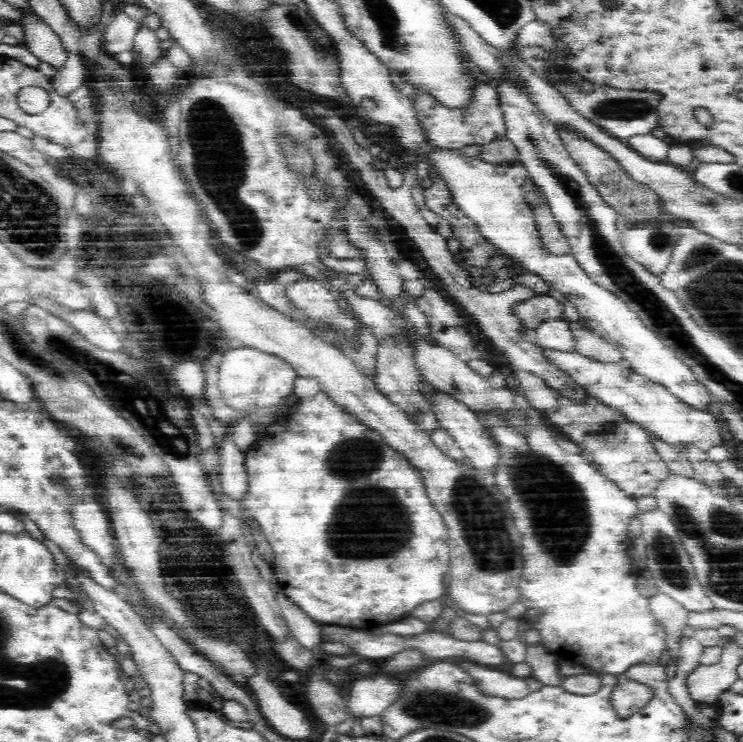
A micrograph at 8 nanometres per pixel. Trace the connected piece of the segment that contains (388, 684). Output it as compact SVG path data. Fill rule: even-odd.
M386 674L360 676L352 682L347 707L356 718L379 715L399 696L400 688L397 680Z

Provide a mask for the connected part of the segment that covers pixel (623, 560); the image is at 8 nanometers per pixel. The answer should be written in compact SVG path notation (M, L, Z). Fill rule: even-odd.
M515 404L510 409L488 409L488 408L478 408L474 410L484 433L487 438L496 445L498 449L498 458L496 458L496 469L495 469L495 485L499 488L500 494L506 497L506 502L510 512L513 516L514 526L518 529L520 533L520 540L522 541L522 574L518 578L518 588L519 594L521 596L520 604L526 610L524 614L524 619L528 620L533 628L536 629L540 634L542 634L542 646L546 646L546 650L555 654L558 660L564 660L576 664L582 664L588 666L592 673L596 673L598 676L602 674L616 674L620 684L614 688L612 692L612 707L616 712L616 715L620 719L627 719L631 717L634 713L638 712L642 706L645 706L654 692L640 684L634 682L633 680L628 680L624 678L624 672L630 669L632 666L638 664L654 664L660 661L661 654L666 652L667 645L664 627L658 623L658 619L652 613L650 609L649 598L644 598L642 594L636 596L638 592L632 592L630 594L624 594L624 592L630 592L632 586L636 586L632 580L620 580L620 578L626 578L628 574L638 573L638 568L631 563L630 557L626 551L630 548L631 538L628 537L628 525L632 517L639 513L638 507L635 501L635 497L630 496L625 493L625 490L613 480L610 480L597 466L595 462L590 461L585 454L574 454L564 450L562 446L558 445L560 438L564 438L565 435L560 431L557 431L547 419L542 414L542 411L531 409L522 410L522 408L515 408Z

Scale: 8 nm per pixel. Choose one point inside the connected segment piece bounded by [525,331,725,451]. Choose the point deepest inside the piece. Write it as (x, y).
(617, 385)

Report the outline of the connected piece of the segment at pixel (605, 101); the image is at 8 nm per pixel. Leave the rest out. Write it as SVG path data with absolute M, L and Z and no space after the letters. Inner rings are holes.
M556 86L567 101L580 113L602 130L620 140L634 134L650 133L662 126L662 116L658 115L658 93L644 92L642 89L624 89L610 86L598 86L591 94L585 95L577 86Z

